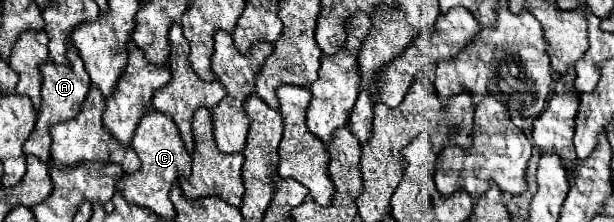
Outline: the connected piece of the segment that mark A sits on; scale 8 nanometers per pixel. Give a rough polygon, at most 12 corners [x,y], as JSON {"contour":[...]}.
{"contour":[[67,44],[71,66],[41,66],[41,108],[25,156],[51,158],[51,124],[77,116],[89,92],[85,64]]}

